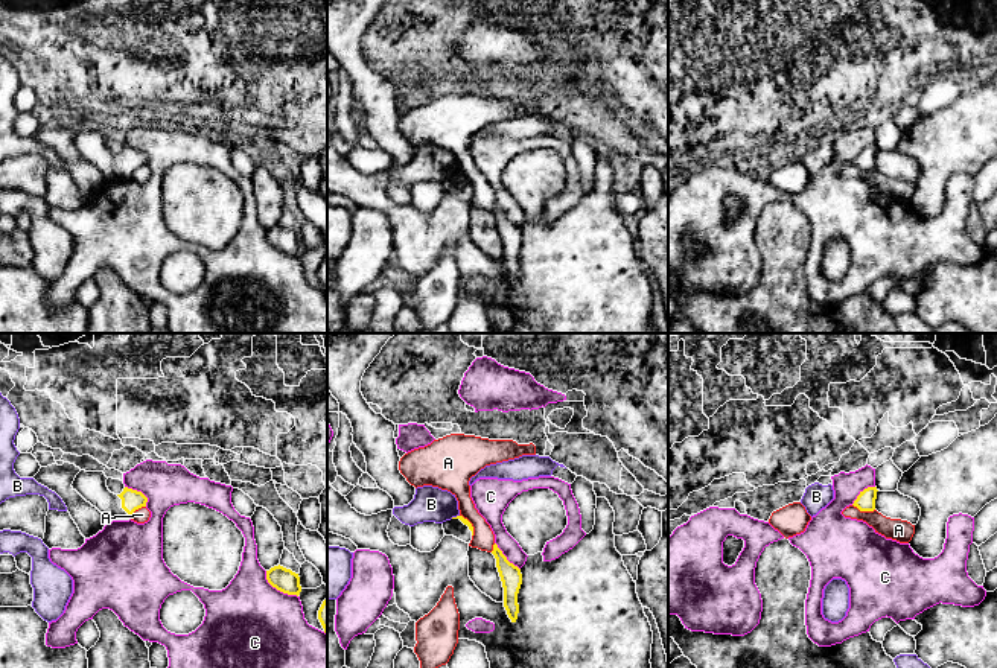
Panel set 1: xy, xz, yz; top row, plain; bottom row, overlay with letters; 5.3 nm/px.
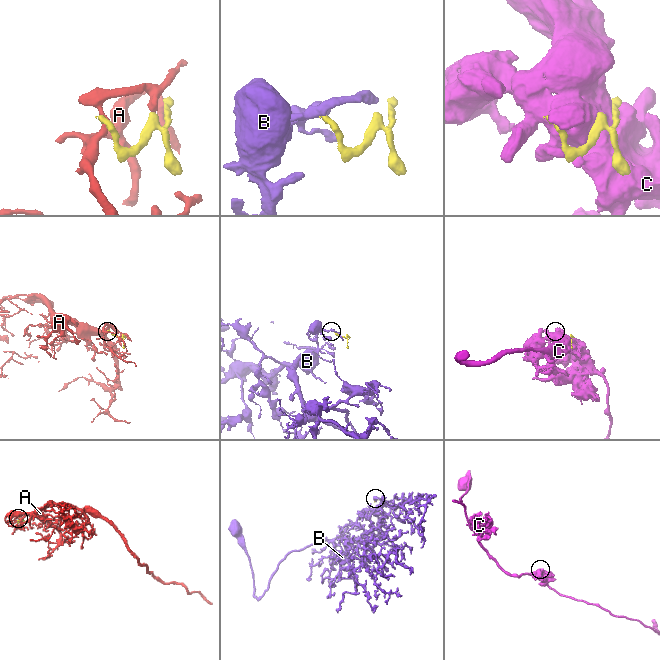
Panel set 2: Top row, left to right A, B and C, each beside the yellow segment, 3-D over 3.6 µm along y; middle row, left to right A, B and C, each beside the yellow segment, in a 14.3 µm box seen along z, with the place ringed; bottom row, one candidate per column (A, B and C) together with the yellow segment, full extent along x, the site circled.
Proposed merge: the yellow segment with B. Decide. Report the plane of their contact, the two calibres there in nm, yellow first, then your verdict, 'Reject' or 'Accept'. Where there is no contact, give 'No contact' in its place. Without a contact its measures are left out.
Touches yellow in xz. Thickness 30 nm (yellow) against 190 nm. Reject

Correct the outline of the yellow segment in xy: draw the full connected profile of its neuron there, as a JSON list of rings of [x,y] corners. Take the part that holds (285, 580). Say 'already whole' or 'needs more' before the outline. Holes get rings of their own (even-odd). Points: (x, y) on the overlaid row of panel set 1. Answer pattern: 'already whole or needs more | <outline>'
already whole | [[[280,565],[266,571],[266,580],[272,587],[276,587],[277,590],[283,593],[298,596],[301,592],[298,574]]]

